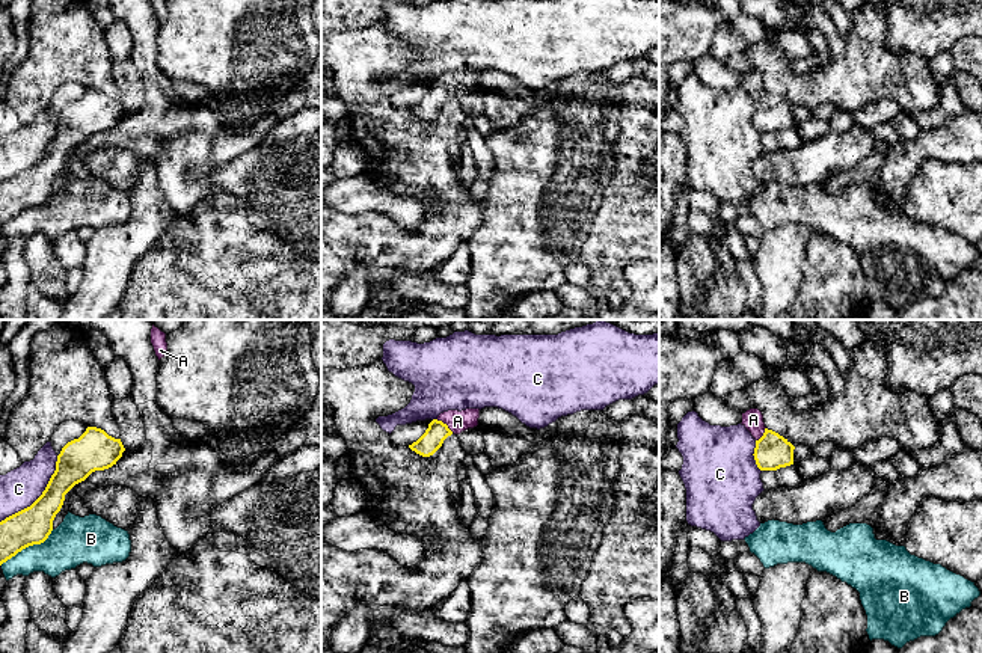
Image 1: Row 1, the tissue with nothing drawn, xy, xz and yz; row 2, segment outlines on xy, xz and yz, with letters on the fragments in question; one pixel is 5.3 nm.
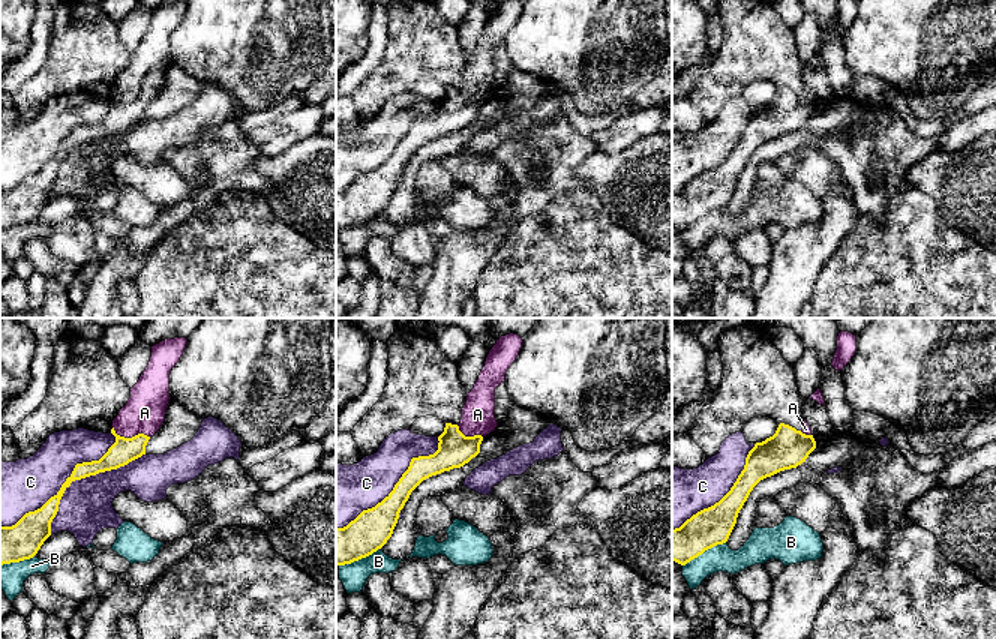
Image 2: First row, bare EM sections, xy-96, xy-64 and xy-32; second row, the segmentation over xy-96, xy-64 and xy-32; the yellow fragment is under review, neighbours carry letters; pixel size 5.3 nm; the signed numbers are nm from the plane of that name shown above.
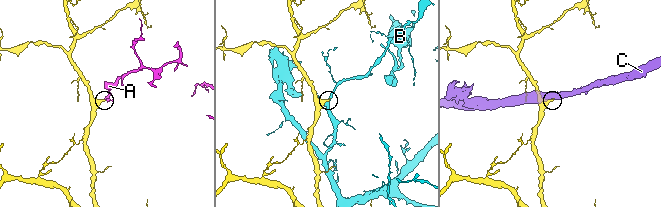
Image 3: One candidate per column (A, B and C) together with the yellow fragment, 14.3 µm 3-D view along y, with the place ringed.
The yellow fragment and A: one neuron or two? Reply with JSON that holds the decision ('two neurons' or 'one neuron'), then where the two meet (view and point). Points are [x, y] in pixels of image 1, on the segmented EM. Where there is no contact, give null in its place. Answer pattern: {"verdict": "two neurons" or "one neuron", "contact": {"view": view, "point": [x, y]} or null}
{"verdict": "one neuron", "contact": {"view": "xz", "point": [445, 424]}}

